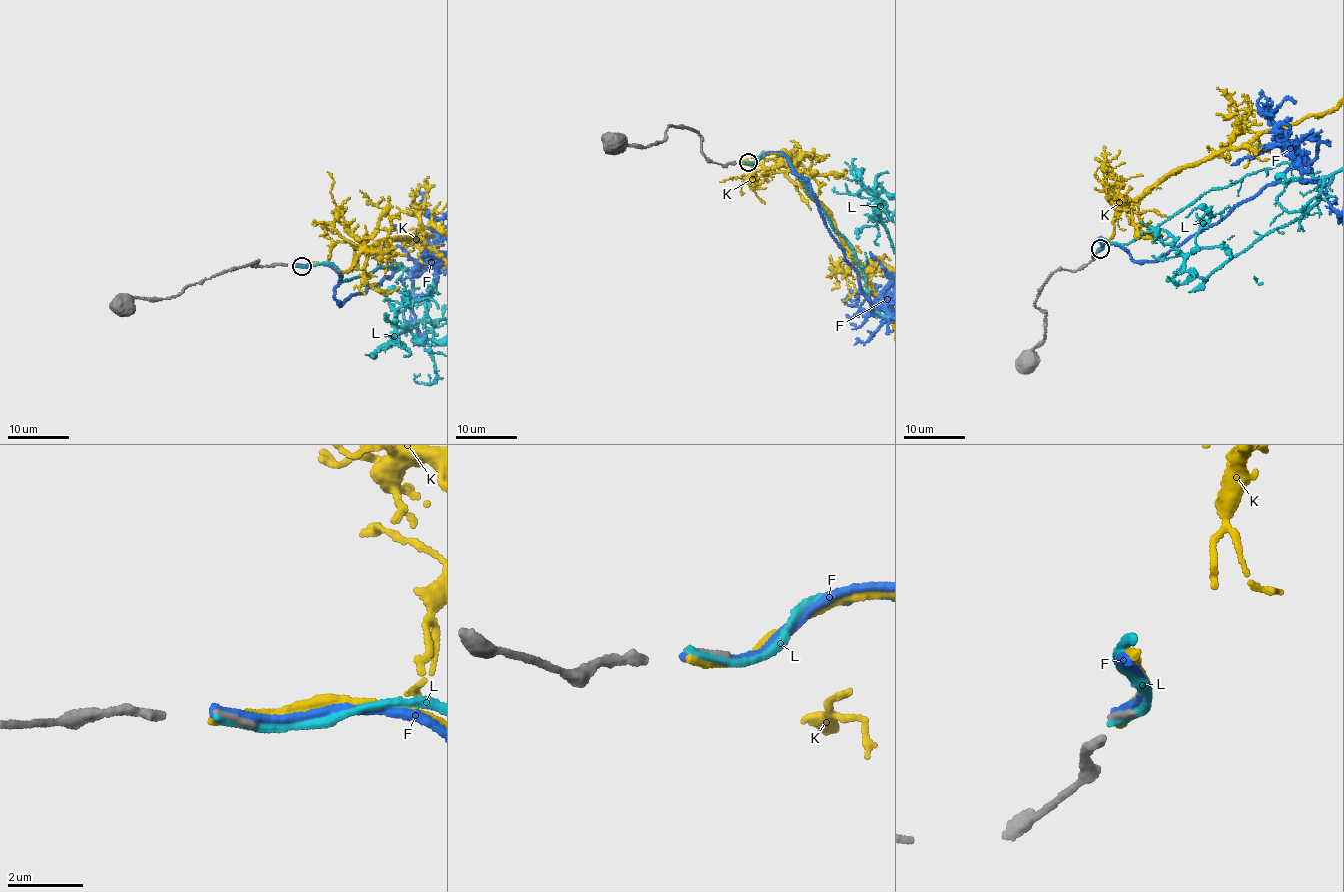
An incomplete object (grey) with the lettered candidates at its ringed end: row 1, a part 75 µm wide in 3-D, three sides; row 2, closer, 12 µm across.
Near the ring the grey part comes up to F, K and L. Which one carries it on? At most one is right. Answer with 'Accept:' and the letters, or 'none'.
Accept: none

